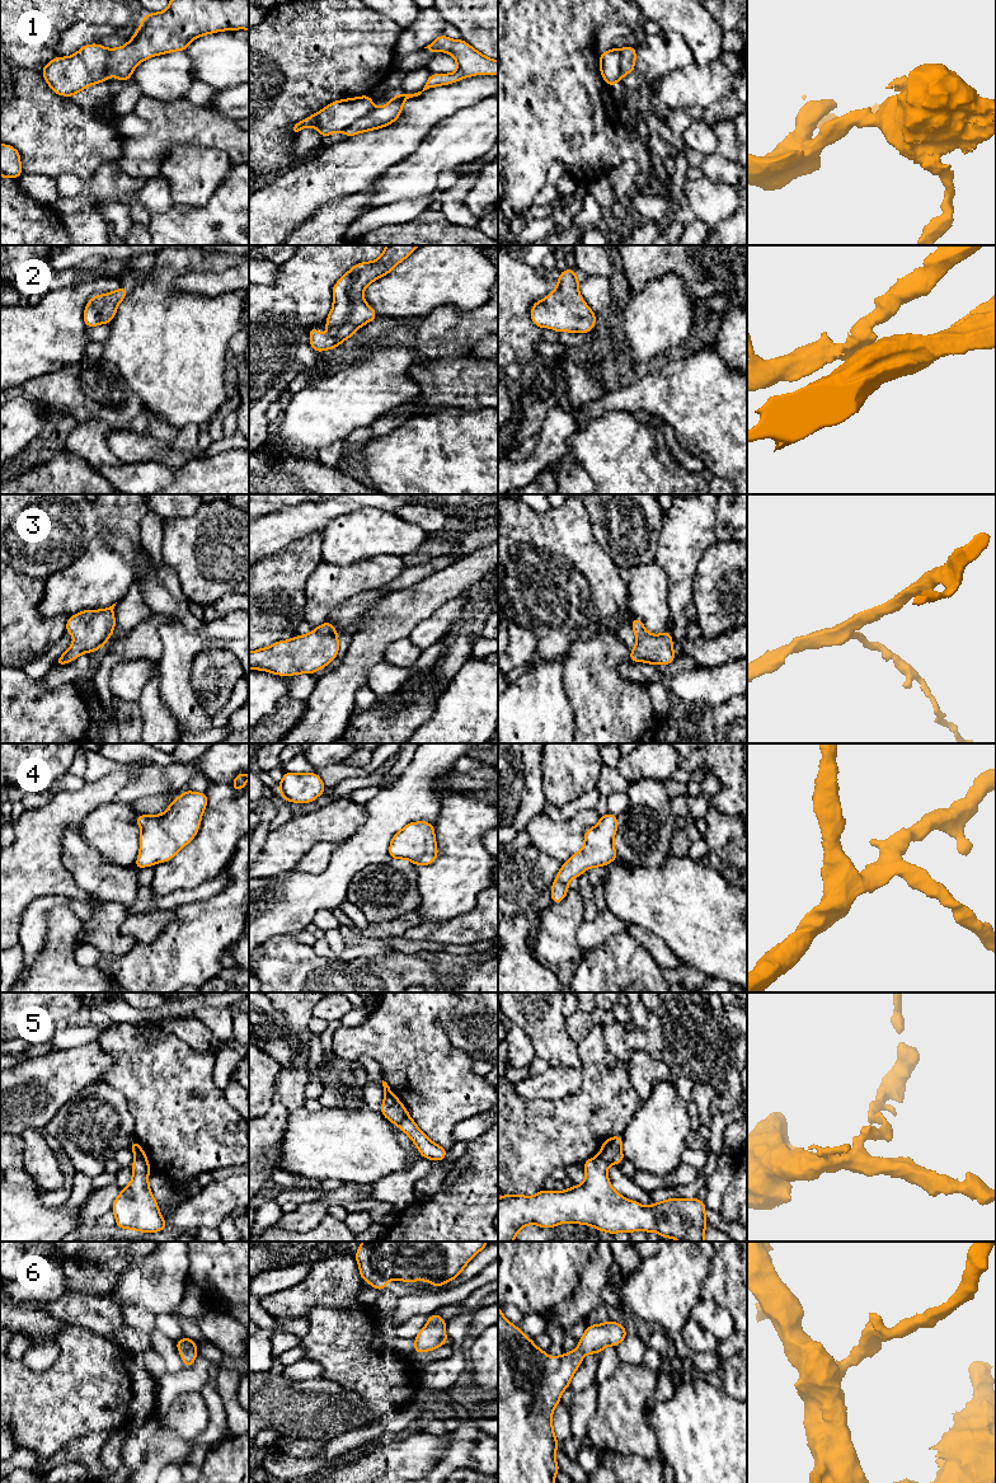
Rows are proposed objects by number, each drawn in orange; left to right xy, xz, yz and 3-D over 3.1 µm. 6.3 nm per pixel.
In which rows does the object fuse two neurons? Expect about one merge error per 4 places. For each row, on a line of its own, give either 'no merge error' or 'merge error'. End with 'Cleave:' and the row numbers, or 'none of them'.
1: merge error
2: no merge error
3: no merge error
4: no merge error
5: merge error
6: no merge error
Cleave: 1, 5

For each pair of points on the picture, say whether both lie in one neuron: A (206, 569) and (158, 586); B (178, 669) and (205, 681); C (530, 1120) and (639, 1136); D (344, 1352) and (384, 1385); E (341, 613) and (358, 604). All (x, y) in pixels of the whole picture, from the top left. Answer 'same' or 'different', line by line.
A: different
B: different
C: different
D: same
E: same

